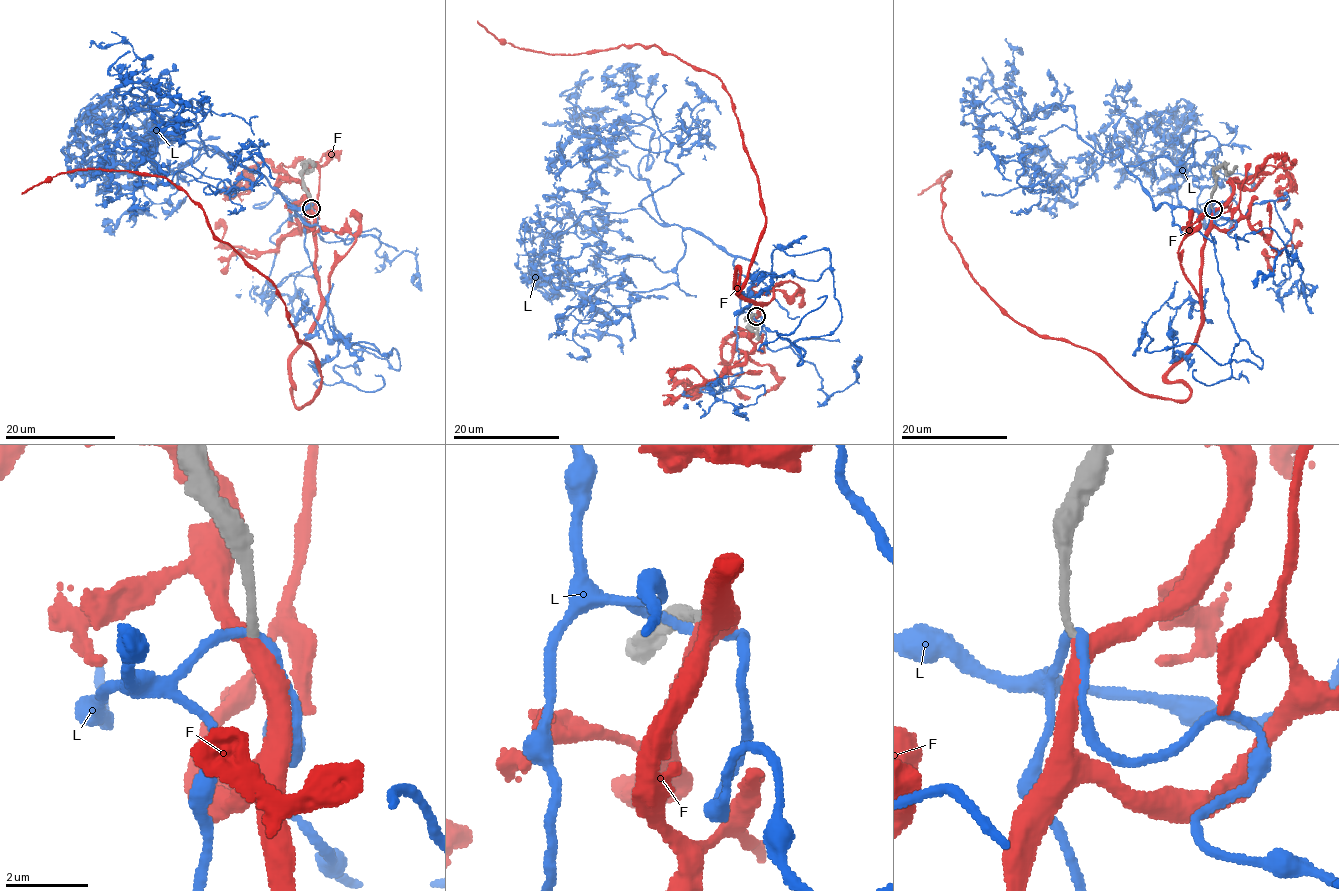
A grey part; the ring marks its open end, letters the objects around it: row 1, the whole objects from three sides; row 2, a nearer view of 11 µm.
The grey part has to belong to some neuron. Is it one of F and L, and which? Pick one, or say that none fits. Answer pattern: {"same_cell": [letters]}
{"same_cell": ["F"]}

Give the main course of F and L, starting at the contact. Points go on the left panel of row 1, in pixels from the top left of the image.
F: (311, 209), (320, 315), (292, 359), (297, 406), (320, 384), (316, 355), (184, 192), (80, 169), (21, 194)
L: (311, 207), (210, 156), (195, 98), (205, 114), (130, 112), (115, 90), (144, 64), (89, 47)

